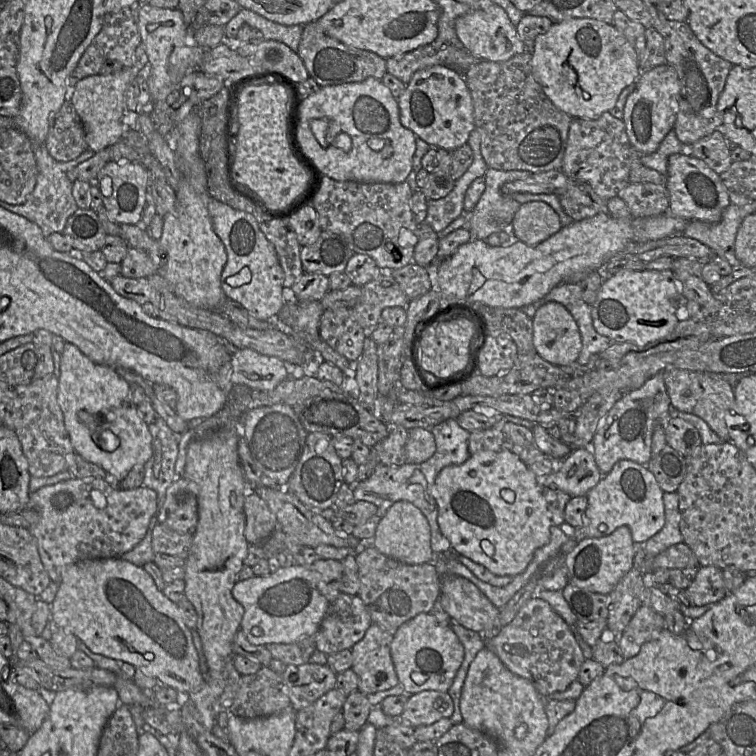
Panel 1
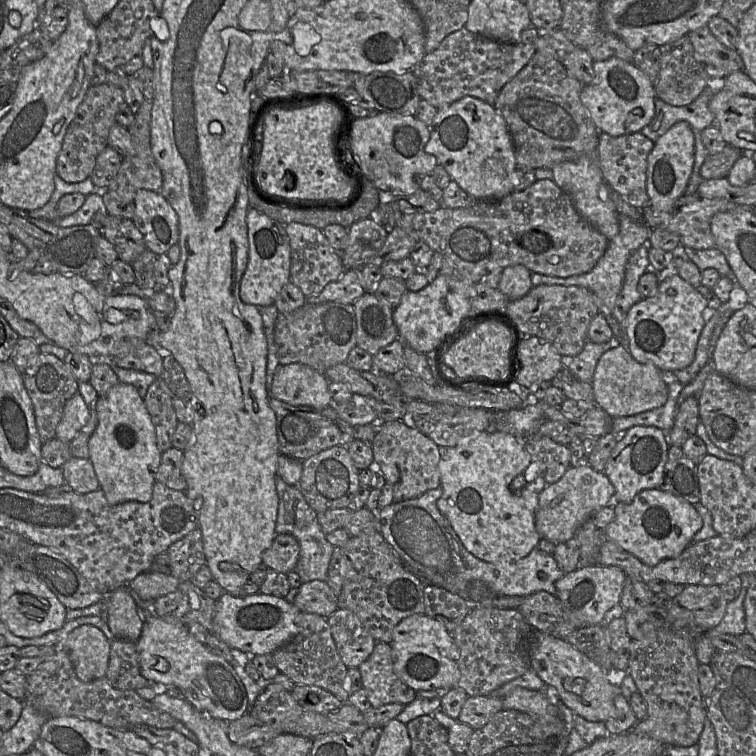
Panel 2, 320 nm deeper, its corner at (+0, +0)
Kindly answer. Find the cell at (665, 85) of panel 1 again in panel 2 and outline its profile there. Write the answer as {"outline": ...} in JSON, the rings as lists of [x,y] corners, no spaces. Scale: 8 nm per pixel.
{"outline":[[[679,121],[654,142],[648,155],[646,186],[650,208],[658,212],[671,212],[675,202],[685,195],[695,161],[695,139],[691,126]]]}

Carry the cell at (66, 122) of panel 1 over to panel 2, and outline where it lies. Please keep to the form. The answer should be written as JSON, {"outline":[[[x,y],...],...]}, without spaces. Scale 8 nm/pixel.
{"outline":[[[110,83],[90,86],[74,120],[67,128],[57,157],[56,173],[65,182],[77,183],[91,177],[99,154],[108,146],[110,129],[117,123],[116,115],[124,103],[123,89]]]}

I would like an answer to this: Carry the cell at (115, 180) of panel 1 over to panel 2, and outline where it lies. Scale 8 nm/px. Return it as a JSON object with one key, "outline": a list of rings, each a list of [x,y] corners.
{"outline":[[[140,189],[133,203],[135,213],[132,221],[142,233],[147,249],[160,255],[178,244],[178,215],[160,192]]]}

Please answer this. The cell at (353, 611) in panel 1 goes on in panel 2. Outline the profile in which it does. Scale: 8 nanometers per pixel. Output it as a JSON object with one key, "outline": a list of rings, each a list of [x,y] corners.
{"outline":[[[338,608],[327,621],[343,663],[348,668],[358,668],[370,656],[377,641],[358,616],[348,609]]]}

